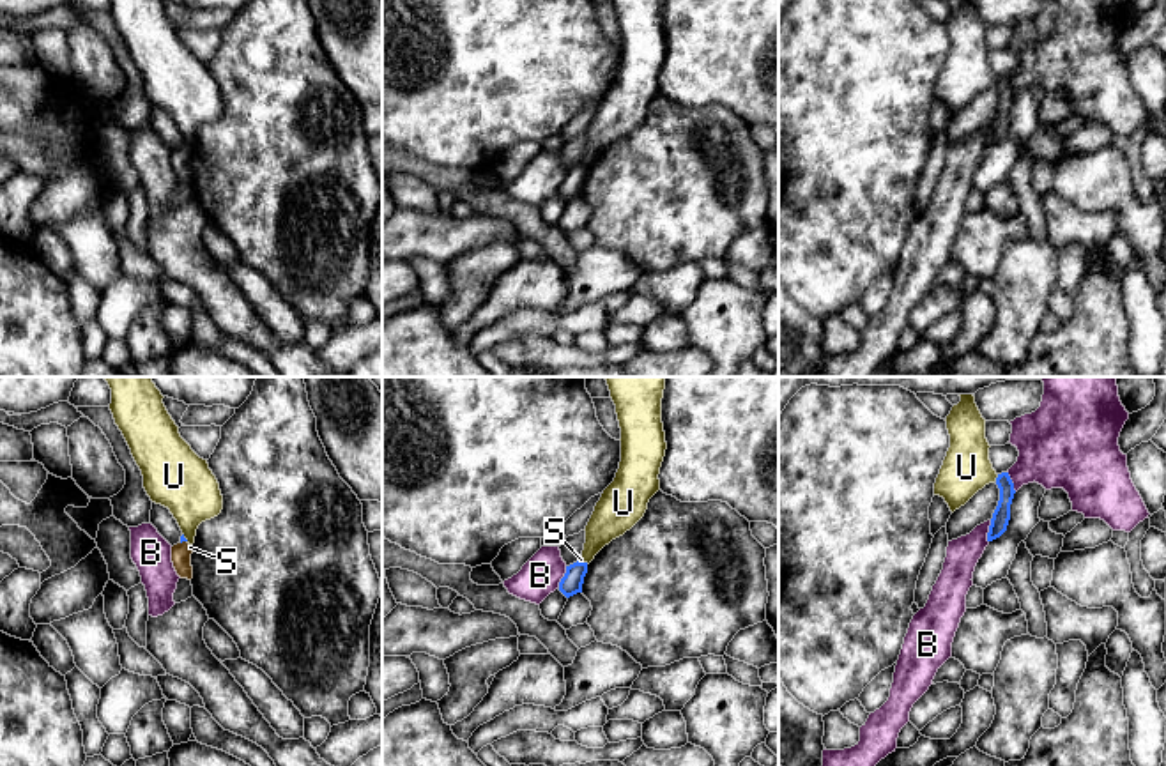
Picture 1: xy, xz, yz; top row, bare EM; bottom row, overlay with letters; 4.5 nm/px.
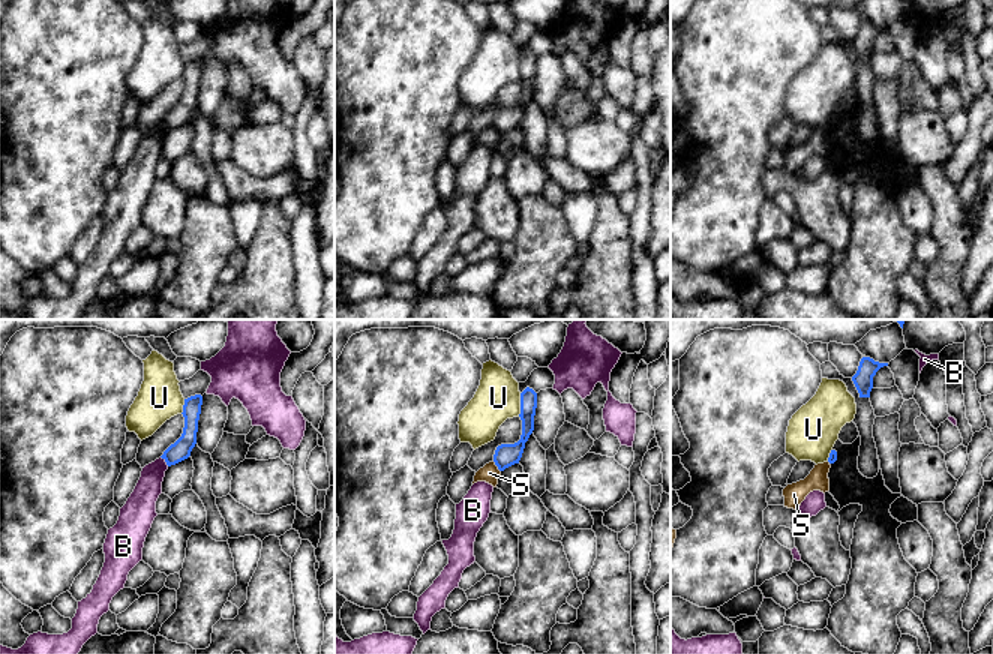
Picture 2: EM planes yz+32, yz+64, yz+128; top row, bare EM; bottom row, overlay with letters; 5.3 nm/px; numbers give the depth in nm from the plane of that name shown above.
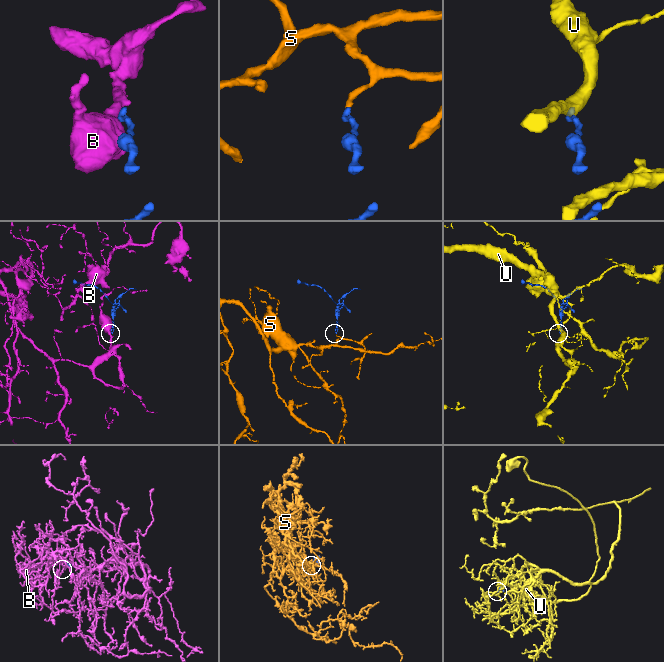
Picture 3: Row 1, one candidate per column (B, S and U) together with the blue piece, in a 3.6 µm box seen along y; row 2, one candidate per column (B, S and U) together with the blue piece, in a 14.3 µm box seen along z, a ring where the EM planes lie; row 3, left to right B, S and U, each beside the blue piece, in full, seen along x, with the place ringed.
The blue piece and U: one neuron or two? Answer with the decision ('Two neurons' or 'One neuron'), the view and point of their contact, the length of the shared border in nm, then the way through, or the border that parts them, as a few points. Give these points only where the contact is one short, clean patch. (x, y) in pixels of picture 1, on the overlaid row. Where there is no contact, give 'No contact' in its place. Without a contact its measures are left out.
Two neurons. Touches blue at yz (997, 478). Shared border 40 nm

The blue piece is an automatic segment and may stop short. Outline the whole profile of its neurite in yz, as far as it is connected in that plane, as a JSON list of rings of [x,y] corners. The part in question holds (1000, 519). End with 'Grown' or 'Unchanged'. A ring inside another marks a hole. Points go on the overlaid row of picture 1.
[[[1009,472],[998,474],[996,485],[1000,488],[1000,501],[998,501],[998,506],[991,518],[987,541],[1000,538],[1007,531],[1007,525],[1010,520],[1010,504],[1012,504],[1012,499],[1016,494],[1014,483],[1012,483]]]. Unchanged

